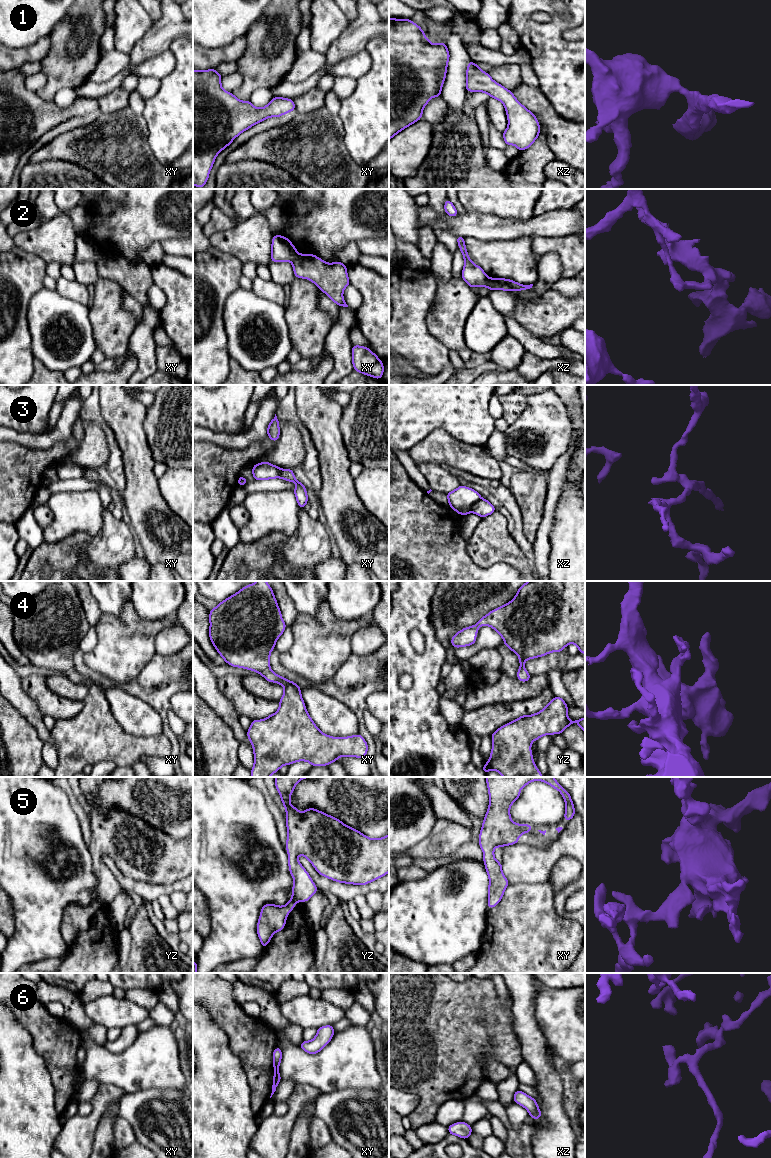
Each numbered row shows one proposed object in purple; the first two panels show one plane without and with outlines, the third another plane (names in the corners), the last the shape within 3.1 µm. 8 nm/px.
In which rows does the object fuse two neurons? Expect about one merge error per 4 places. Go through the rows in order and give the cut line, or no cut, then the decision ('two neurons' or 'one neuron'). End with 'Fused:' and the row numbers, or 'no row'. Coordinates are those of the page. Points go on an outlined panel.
1: no cut | one neuron
2: xz (488, 278), (490, 288) | two neurons
3: xz (480, 498), (470, 511) | two neurons
4: no cut | one neuron
5: no cut | one neuron
6: no cut | one neuron
Fused: 2, 3

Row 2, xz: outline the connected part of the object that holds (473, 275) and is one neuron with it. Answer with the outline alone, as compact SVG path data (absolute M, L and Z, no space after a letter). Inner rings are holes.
M456 236L458 246L461 250L461 253L464 258L464 268L462 270L462 279L471 287L479 287L485 286L486 288L490 289L490 282L489 277L483 271L483 269L475 265L471 259L469 258L466 246L465 246L465 239L461 236Z

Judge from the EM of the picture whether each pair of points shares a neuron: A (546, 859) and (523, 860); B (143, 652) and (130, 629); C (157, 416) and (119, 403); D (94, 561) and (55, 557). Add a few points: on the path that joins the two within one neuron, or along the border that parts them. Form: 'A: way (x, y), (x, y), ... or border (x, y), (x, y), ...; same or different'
A: way (540, 860), (529, 860); same
B: way (137, 646), (130, 639), (130, 635); same
C: border (147, 409), (143, 424), (145, 435); different
D: way (84, 561), (65, 561); same

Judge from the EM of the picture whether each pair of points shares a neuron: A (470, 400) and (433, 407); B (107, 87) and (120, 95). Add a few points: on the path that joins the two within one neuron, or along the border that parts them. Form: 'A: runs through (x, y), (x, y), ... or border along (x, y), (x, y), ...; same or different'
A: runs through (461, 400), (442, 400); same
B: border along (120, 85), (97, 99); different

